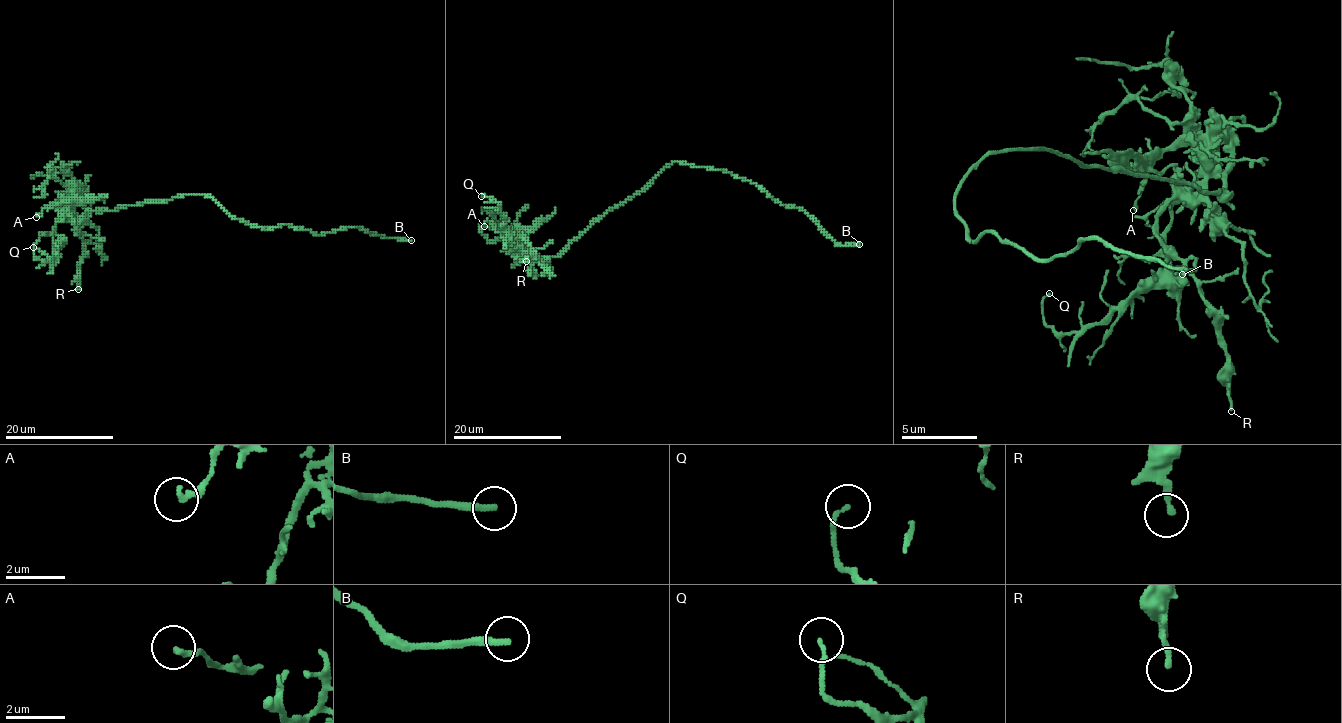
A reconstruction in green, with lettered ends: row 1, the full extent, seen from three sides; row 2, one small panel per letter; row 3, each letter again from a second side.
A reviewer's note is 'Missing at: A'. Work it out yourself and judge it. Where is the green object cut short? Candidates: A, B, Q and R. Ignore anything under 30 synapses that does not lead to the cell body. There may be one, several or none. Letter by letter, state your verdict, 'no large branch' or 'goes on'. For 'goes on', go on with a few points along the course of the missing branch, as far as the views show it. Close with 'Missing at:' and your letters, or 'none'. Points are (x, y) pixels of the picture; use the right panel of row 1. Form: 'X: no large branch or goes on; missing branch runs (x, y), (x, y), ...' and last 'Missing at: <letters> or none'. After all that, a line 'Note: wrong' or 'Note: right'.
A: no large branch
B: goes on; missing branch runs (1182, 274), (1182, 278), (1171, 278), (1186, 267)
Q: no large branch
R: no large branch
Missing at: B
Note: wrong

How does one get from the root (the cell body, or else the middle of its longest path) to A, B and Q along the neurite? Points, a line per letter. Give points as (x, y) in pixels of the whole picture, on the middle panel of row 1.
A: (640, 192), (597, 218), (557, 256), (525, 259), (520, 231), (492, 230), (484, 226)
B: (640, 192), (674, 162), (723, 169), (757, 184), (783, 204), (802, 208), (838, 244), (859, 244)
Q: (640, 192), (597, 218), (557, 256), (537, 261), (501, 237), (507, 237), (506, 216), (495, 201), (481, 196)

